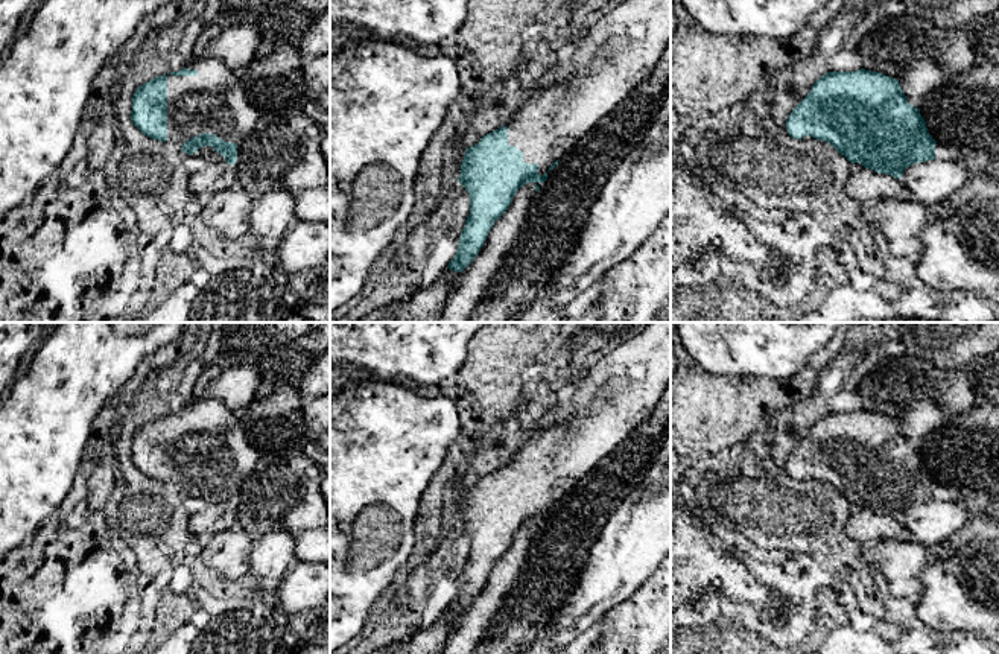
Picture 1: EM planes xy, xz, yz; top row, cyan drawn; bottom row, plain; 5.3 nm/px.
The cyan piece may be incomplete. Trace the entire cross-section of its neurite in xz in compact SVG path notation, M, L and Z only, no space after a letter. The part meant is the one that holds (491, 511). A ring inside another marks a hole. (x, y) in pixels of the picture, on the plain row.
M646 322L640 332L590 367L578 382L560 386L547 398L546 412L535 429L526 433L511 462L484 476L477 485L465 491L458 522L470 535L470 555L459 578L458 592L447 607L449 610L462 613L473 602L491 567L508 551L517 531L526 523L534 523L535 532L538 532L538 525L547 520L547 513L652 414L669 383L671 322Z

